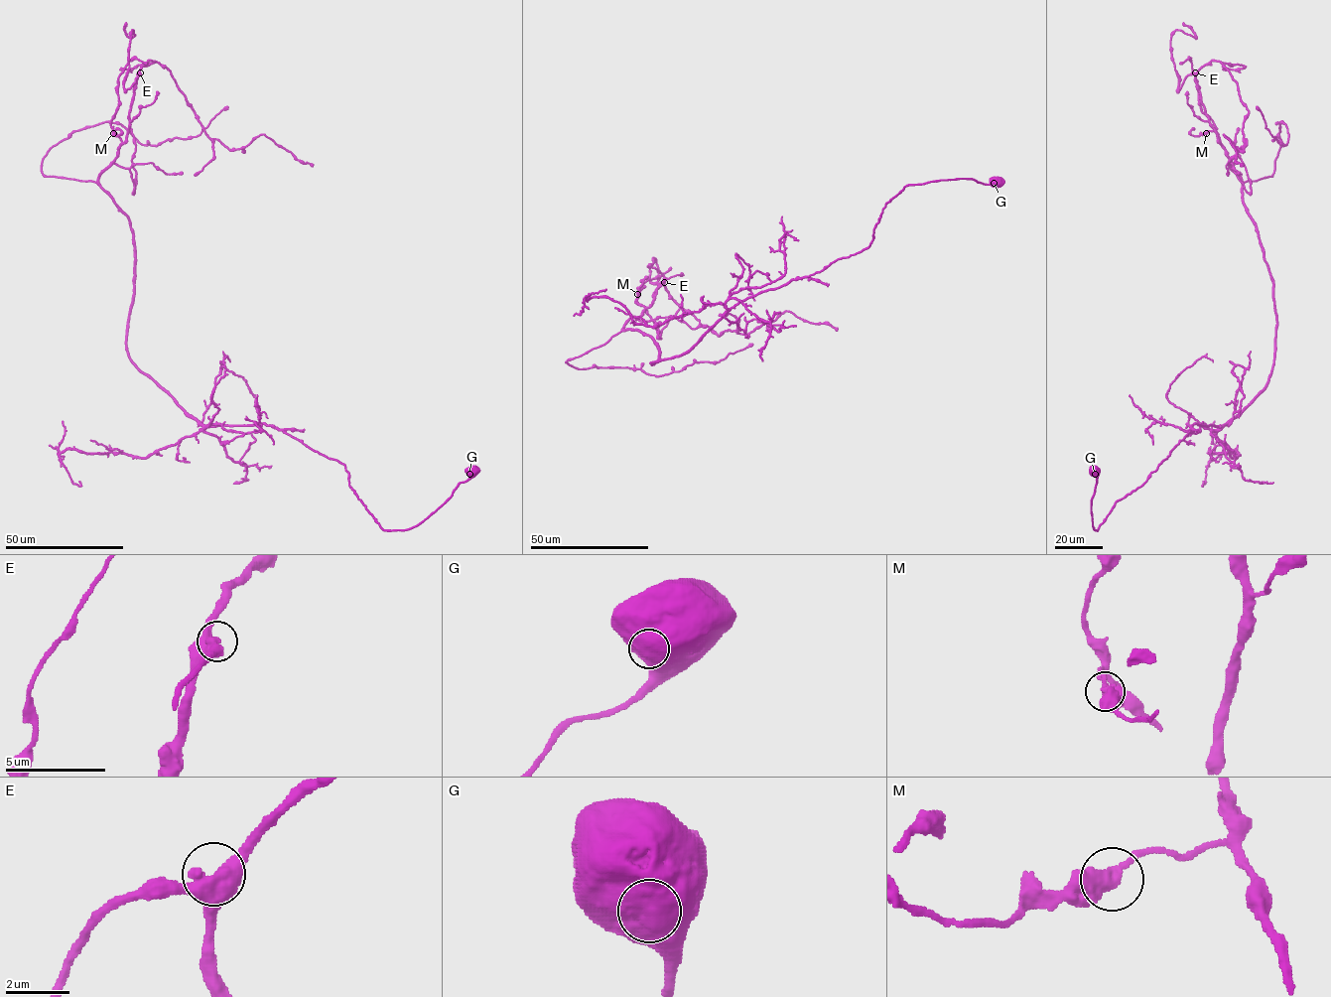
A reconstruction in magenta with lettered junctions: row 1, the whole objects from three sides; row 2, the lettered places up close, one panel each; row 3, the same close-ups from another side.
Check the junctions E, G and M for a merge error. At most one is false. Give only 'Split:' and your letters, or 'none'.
Split: none

